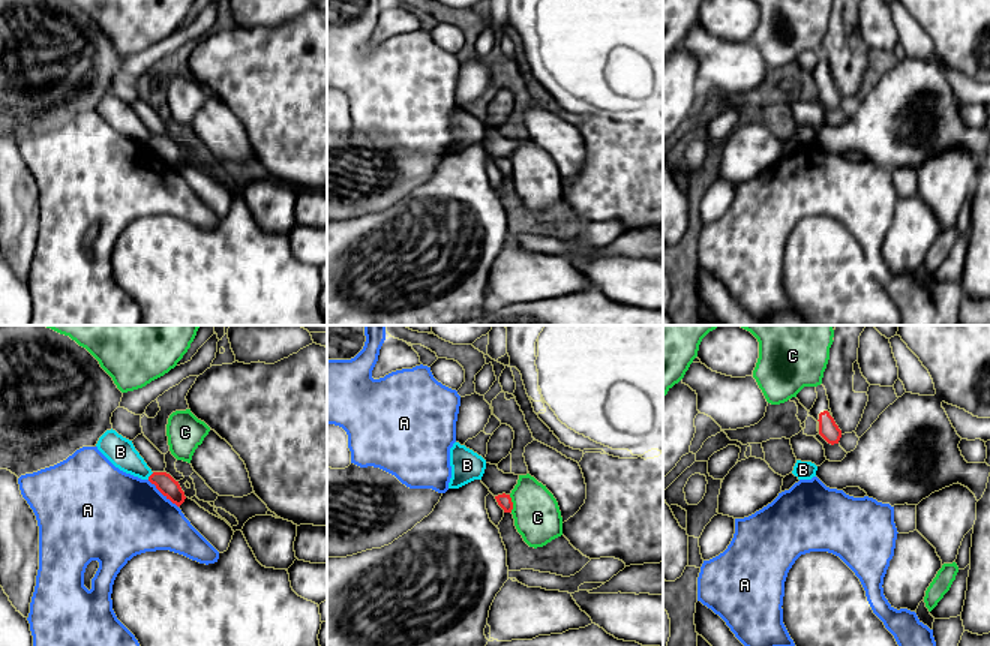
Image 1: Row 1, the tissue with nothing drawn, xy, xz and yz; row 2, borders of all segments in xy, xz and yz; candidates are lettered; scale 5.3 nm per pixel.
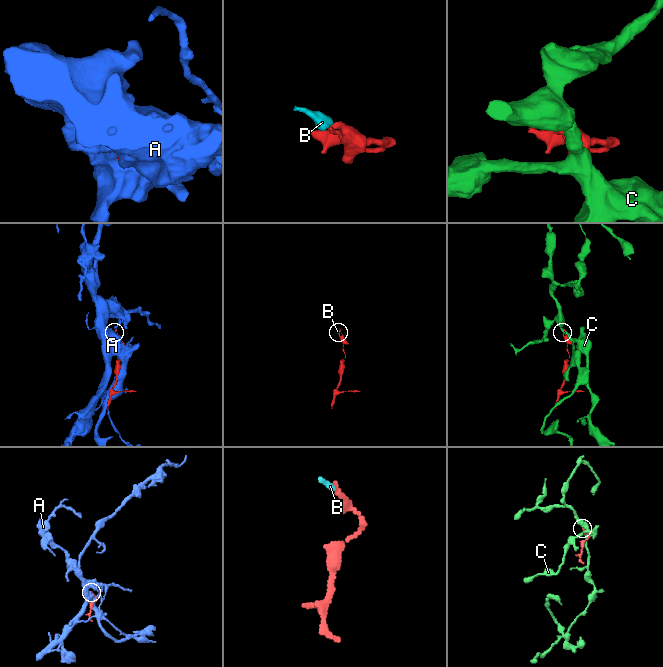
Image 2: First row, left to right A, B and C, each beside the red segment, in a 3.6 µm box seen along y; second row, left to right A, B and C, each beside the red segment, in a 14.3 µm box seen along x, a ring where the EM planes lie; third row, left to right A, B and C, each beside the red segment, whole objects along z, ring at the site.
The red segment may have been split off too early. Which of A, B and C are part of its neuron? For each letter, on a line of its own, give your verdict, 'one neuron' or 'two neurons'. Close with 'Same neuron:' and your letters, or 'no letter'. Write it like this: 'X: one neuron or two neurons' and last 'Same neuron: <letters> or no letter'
A: two neurons
B: one neuron
C: two neurons
Same neuron: B

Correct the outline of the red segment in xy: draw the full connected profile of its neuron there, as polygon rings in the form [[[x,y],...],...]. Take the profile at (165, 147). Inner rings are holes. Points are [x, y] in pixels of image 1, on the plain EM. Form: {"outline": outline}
{"outline": [[[106,94],[99,102],[96,111],[116,132],[141,144],[148,144],[177,171],[184,166],[186,160],[178,145],[166,136],[153,136],[135,114],[132,105],[123,102],[116,94]]]}

